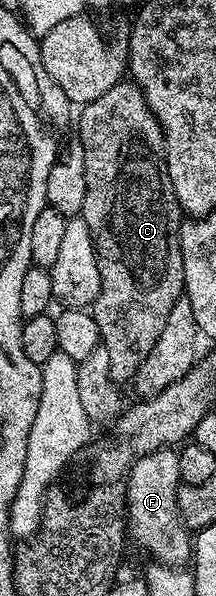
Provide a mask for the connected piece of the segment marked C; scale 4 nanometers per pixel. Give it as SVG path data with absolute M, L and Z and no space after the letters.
M130 80L119 82L105 96L97 96L77 114L77 140L85 148L85 204L81 217L91 233L97 256L101 288L93 303L101 349L109 352L111 381L130 383L145 356L153 352L157 336L165 329L165 320L173 304L184 297L183 265L179 227L181 211L167 171L167 153L163 127L153 116L142 90Z

